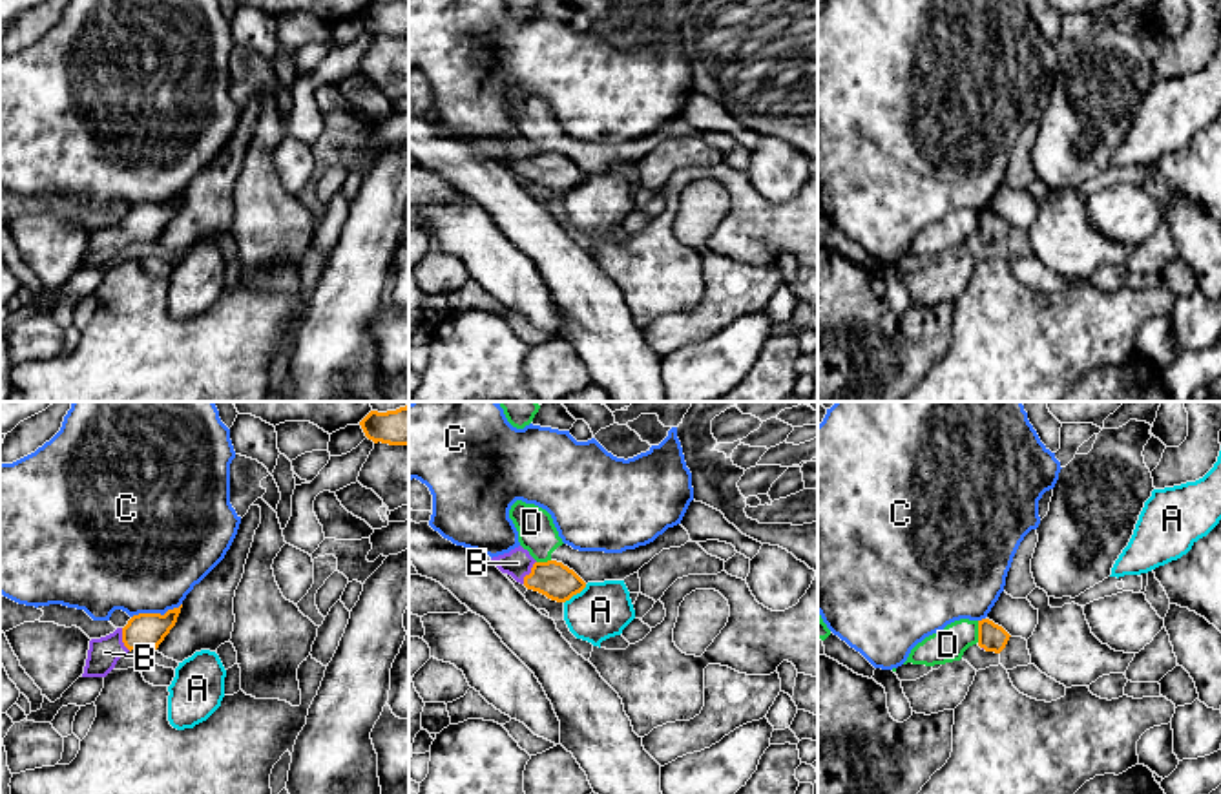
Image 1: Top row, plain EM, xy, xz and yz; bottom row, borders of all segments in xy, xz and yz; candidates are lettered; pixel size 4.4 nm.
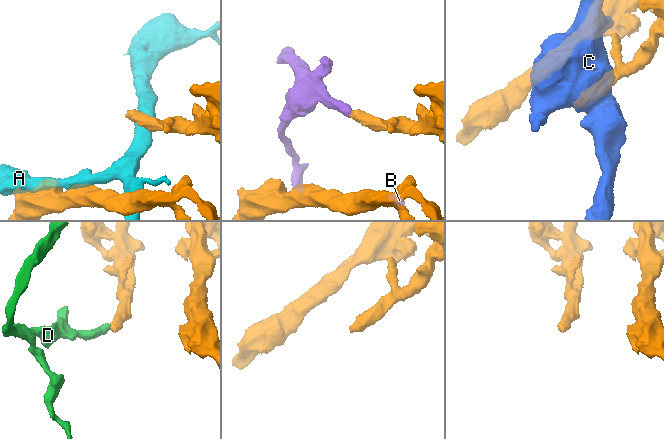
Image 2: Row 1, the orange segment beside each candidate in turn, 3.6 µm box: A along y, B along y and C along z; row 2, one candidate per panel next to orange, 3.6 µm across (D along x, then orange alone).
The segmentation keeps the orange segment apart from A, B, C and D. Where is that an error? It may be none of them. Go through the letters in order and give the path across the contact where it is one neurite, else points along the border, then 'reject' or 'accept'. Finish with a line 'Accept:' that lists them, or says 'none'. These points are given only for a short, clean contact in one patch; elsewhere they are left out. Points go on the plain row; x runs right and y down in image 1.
A: along xz (586, 176), (564, 194) | reject
B: across xz (553, 170), (539, 168), (532, 163), (517, 154) | accept
C: along xy (181, 194), (163, 205), (135, 205), (132, 208) | reject
D: reject
Accept: B

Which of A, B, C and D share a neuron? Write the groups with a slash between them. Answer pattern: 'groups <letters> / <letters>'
groups A / B / C / D

